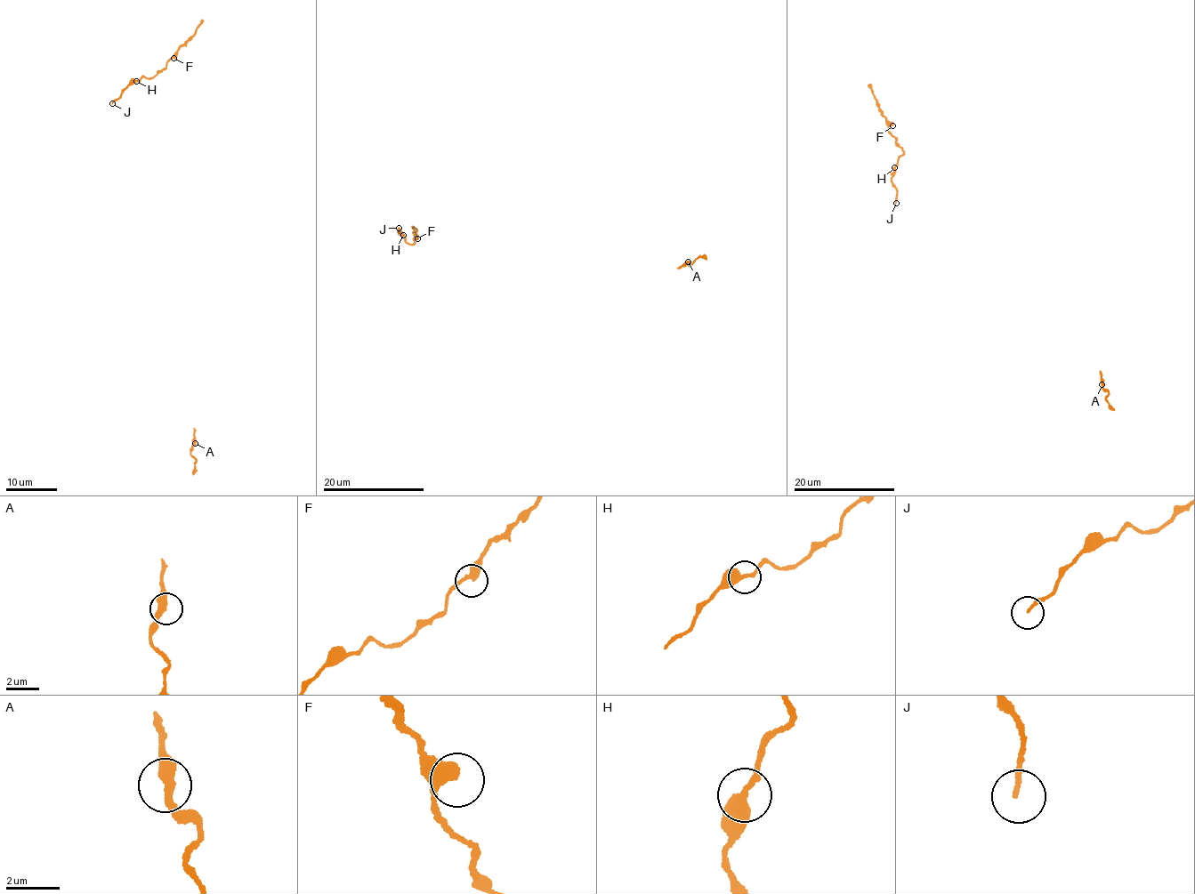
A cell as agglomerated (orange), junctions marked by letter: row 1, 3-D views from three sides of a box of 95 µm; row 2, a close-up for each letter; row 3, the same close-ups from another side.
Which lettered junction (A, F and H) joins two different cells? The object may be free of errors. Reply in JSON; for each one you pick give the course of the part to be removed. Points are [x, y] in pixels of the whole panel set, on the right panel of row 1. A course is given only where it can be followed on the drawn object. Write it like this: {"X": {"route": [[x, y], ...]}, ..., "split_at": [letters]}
{"split_at": []}

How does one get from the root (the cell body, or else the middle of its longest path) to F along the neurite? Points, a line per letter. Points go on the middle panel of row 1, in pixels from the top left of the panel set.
F: (399, 228), (409, 244), (415, 243), (414, 234), (417, 238)

